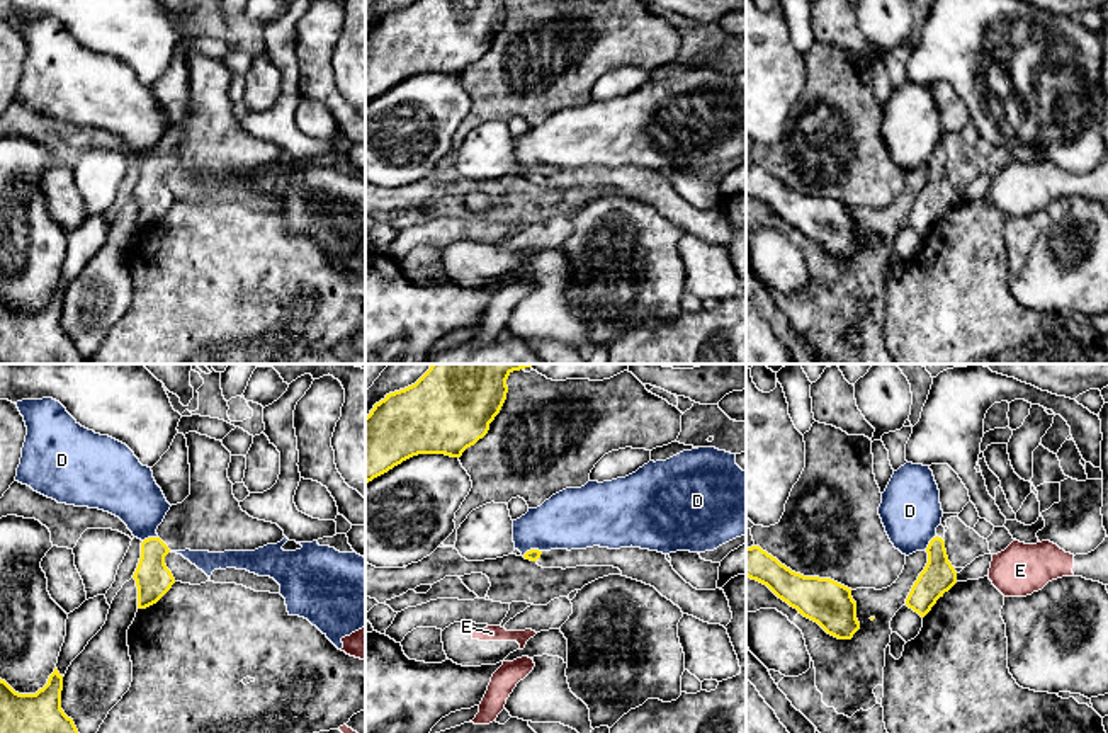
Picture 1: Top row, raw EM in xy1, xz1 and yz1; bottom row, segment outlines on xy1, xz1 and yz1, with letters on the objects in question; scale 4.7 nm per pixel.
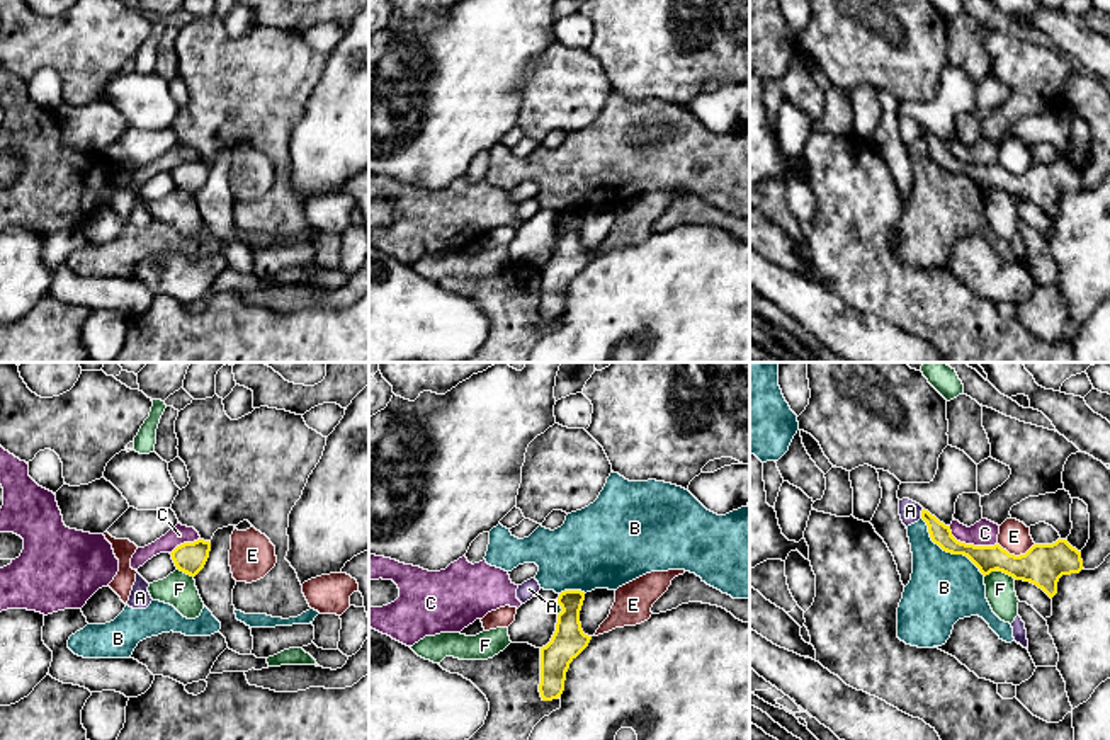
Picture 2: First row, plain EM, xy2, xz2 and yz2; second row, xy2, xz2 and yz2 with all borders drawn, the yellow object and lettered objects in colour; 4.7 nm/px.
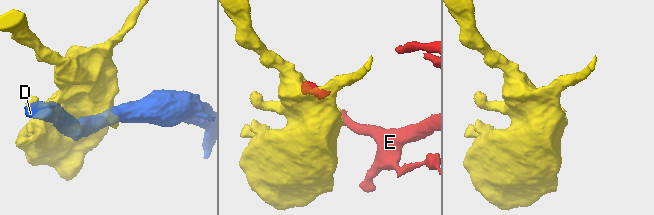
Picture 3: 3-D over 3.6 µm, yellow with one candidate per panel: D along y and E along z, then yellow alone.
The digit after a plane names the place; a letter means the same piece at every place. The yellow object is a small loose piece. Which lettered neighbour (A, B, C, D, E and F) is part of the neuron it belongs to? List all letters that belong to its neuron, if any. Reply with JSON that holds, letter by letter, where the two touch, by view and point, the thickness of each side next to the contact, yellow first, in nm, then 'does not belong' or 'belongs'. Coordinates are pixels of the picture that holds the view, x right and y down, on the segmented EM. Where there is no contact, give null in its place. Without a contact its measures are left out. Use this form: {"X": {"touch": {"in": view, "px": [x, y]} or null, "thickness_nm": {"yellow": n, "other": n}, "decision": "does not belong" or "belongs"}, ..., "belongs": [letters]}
{"A": {"touch": {"in": "yz2", "px": [922, 514]}, "thickness_nm": {"yellow": 100, "other": 100}, "decision": "does not belong"}, "B": {"touch": {"in": "yz2", "px": [947, 552]}, "thickness_nm": {"yellow": 130, "other": 320}, "decision": "does not belong"}, "C": {"touch": {"in": "yz2", "px": [971, 545]}, "thickness_nm": {"yellow": 130, "other": 130}, "decision": "does not belong"}, "D": {"touch": {"in": "yz1", "px": [930, 543]}, "thickness_nm": {"yellow": 160, "other": 280}, "decision": "does not belong"}, "E": {"touch": {"in": "yz2", "px": [1017, 557]}, "thickness_nm": {"yellow": 200, "other": 150}, "decision": "does not belong"}, "F": {"touch": {"in": "yz2", "px": [1000, 570]}, "thickness_nm": {"yellow": 200, "other": 140}, "decision": "does not belong"}, "belongs": []}

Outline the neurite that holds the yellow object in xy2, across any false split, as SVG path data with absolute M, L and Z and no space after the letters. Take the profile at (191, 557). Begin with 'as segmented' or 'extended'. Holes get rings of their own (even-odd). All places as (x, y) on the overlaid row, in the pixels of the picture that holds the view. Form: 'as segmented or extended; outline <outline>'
as segmented; outline M197 539L194 543L184 543L177 546L170 555L177 570L195 577L206 565L211 551L211 543Z

